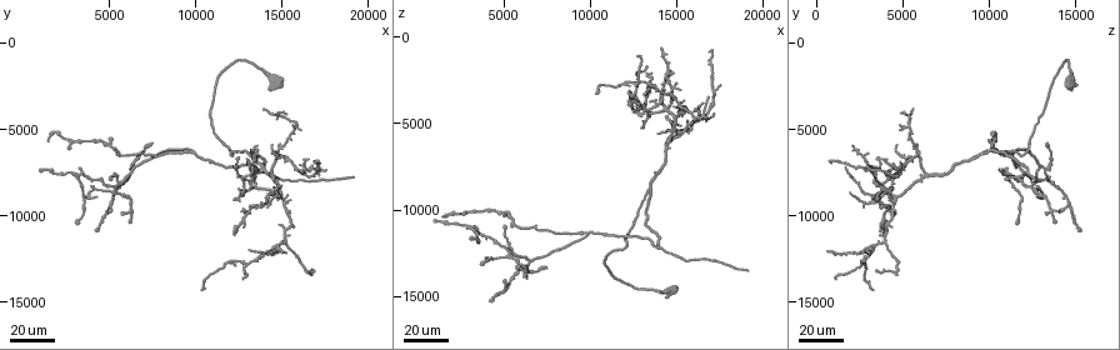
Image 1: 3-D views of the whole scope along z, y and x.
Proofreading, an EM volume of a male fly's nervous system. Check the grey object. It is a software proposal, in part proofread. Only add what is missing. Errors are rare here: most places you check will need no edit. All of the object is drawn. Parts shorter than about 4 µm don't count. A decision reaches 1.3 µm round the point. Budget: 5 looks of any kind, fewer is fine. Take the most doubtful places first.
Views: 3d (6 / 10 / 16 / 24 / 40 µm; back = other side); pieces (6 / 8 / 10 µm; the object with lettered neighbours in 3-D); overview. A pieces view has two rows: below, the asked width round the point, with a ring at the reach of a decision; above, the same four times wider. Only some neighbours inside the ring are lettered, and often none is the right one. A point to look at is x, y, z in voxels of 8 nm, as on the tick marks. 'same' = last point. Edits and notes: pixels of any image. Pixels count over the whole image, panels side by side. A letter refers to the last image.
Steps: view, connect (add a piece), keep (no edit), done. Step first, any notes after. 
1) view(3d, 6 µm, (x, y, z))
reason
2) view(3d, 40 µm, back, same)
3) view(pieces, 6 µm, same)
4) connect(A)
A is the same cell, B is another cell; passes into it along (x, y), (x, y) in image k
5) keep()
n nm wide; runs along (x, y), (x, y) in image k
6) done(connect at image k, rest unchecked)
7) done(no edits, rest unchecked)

view(3d, 24 µm, (19200, 7800, 13400))
an open end

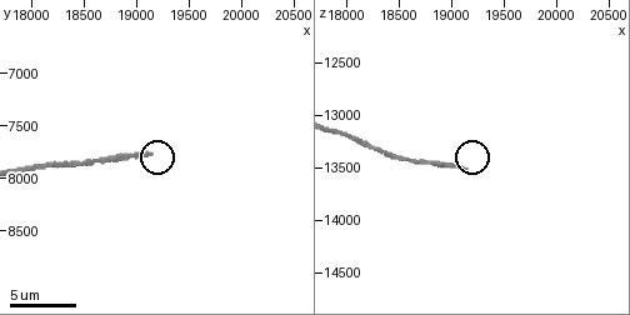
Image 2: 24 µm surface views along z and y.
view(pieces, 10 µm, (19140, 7780, 13520))

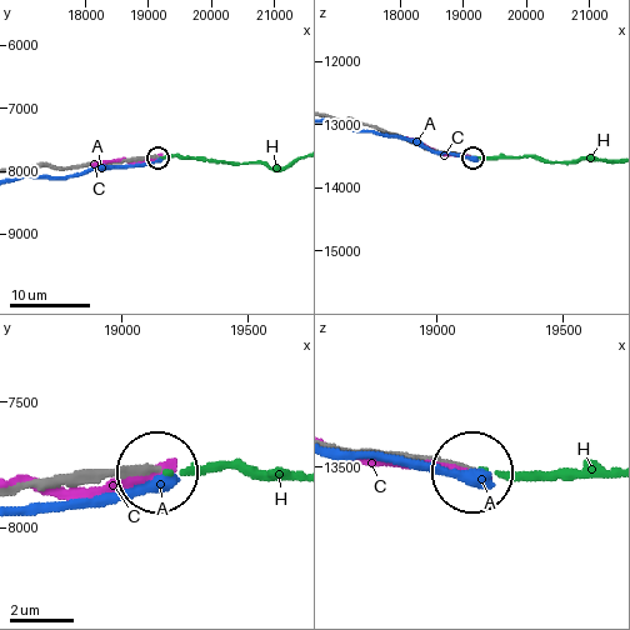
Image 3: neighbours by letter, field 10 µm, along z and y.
connect(H)
H is the same cell, A and C are other cells; passes into it along (75, 476), (290, 469) in image 3; the cell continues

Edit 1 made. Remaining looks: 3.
view(3d, 40 µm, (15800, 4800, 4800))

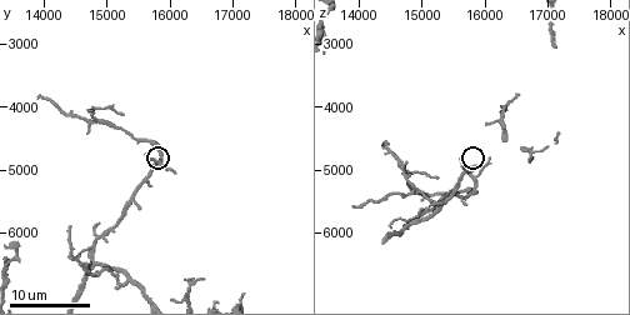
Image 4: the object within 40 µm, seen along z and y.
view(pieces, 6 µm, (15600, 4750, 4800))

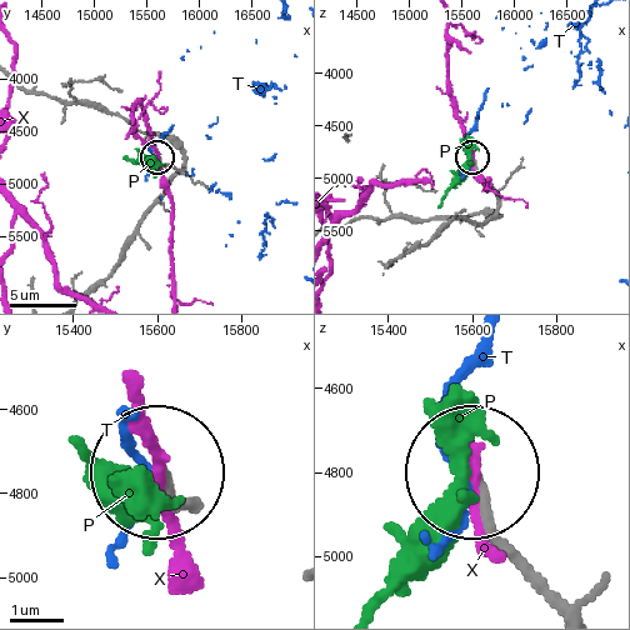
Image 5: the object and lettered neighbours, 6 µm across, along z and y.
keep()
P, T and X are other cells; runs along (555, 596), (479, 480) in image 5; no lettered piece goes on from it

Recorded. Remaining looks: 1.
done(connect at image 3, rest unchecked)

